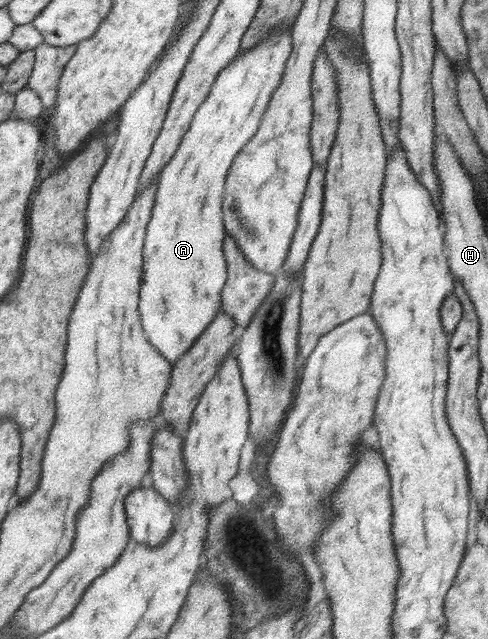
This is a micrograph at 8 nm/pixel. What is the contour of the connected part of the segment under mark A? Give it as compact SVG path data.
M293 23L273 27L263 43L237 54L218 74L208 97L196 110L181 145L157 181L158 194L151 213L151 222L147 226L146 245L143 246L143 285L139 315L142 317L147 338L171 365L192 347L221 311L221 292L228 279L223 252L226 233L222 225L225 180L236 154L256 135L271 95L280 85L285 63L293 48L292 26Z

